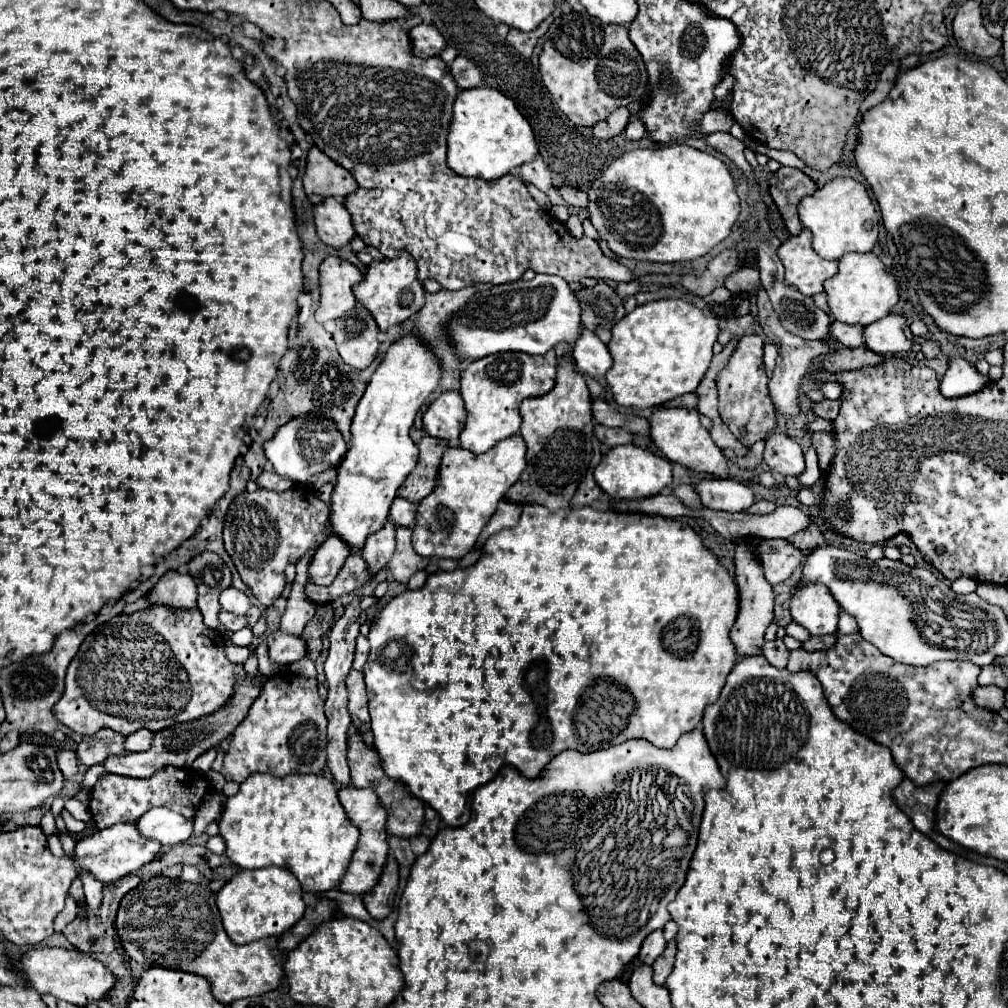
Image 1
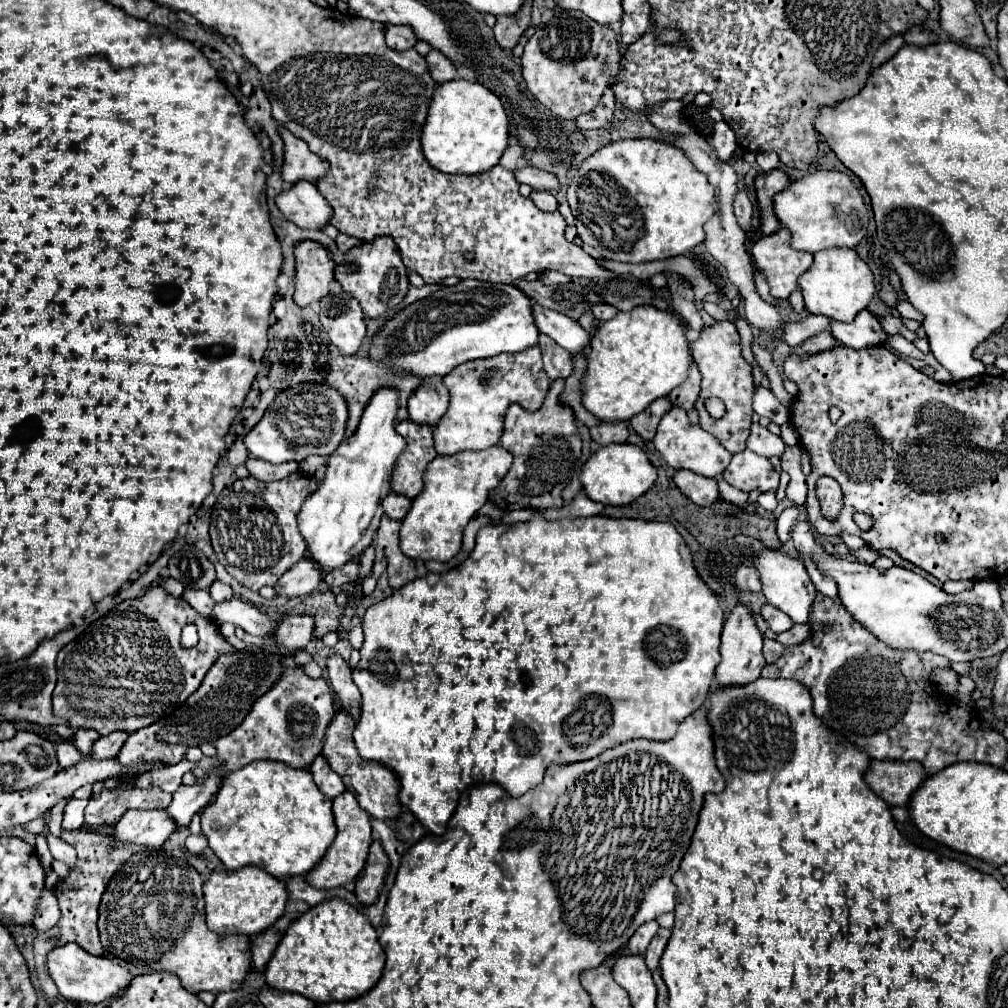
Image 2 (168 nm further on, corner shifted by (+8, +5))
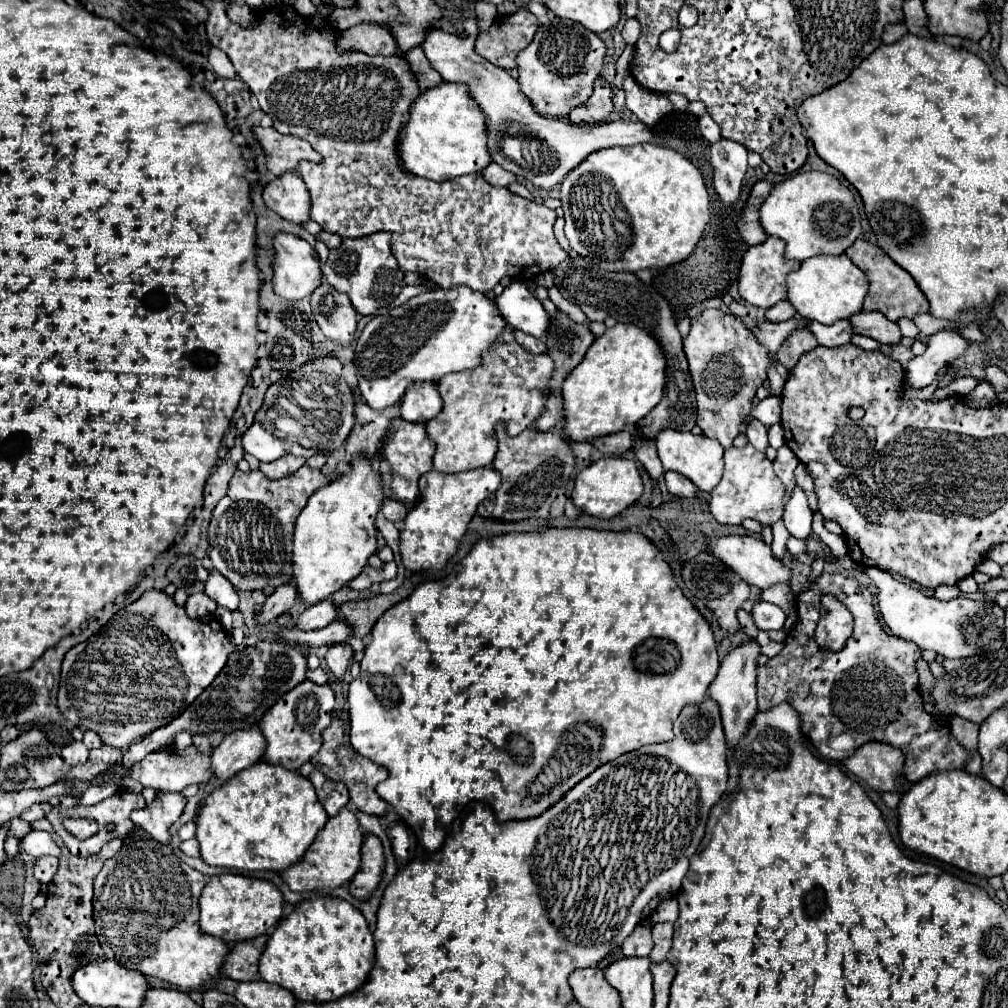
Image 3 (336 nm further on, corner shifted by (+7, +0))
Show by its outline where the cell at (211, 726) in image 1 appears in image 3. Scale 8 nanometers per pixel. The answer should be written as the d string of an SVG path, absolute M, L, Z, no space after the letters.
M259 641L257 645L233 651L227 659L227 667L223 667L223 671L219 673L219 679L215 679L215 683L211 683L211 687L207 687L207 691L203 691L203 695L199 695L199 699L195 699L195 703L191 703L191 707L187 707L181 717L173 719L167 727L159 727L159 731L153 731L143 741L133 743L123 755L123 765L131 767L151 751L175 745L175 735L181 731L189 731L189 735L229 735L231 731L253 727L261 721L263 713L273 703L277 703L281 695L285 695L305 679L305 673L305 651L293 645Z

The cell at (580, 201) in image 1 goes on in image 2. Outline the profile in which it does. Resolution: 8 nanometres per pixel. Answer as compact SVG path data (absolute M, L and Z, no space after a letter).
M526 166L526 168L514 168L514 178L520 184L528 184L534 190L556 190L560 184L554 176L550 176L548 172L542 172L534 166Z

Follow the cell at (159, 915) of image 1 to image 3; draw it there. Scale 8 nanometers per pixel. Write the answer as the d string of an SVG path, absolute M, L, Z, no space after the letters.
M153 839L127 841L121 851L107 859L101 873L95 877L93 919L95 935L105 951L107 959L135 969L143 975L151 975L171 983L181 991L197 991L215 985L221 979L221 965L227 957L227 943L219 937L211 937L199 927L199 895L205 887L205 877L183 863L177 853Z

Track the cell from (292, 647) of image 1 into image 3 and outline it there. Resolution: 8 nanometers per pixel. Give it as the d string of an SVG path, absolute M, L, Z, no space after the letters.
M331 599L323 601L323 603L315 603L315 607L309 607L305 609L299 619L297 619L297 625L301 631L315 631L315 629L323 629L327 627L331 621L337 619L337 613L335 613L335 605Z

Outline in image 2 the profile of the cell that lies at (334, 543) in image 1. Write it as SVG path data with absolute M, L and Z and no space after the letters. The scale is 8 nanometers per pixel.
M304 558L302 562L298 562L298 566L294 566L294 570L282 574L282 578L274 584L274 588L278 596L286 596L286 598L306 596L318 588L320 580L322 574L318 574L318 570L314 570L314 566L310 566L310 562L306 562Z

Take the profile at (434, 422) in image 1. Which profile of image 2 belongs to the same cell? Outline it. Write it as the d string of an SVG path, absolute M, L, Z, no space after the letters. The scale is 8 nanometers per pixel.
M422 382L408 400L408 416L418 424L434 426L448 410L448 390L444 384Z

